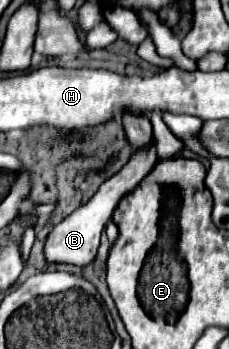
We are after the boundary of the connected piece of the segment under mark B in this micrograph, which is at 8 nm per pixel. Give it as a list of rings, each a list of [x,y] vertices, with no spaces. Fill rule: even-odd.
[[[148,144],[144,148],[138,148],[132,158],[128,160],[126,166],[122,166],[122,170],[118,170],[114,176],[110,176],[108,180],[102,182],[102,186],[98,188],[98,192],[80,208],[76,208],[70,216],[66,216],[58,226],[52,228],[52,232],[46,238],[44,244],[44,258],[48,264],[72,264],[78,268],[86,268],[88,264],[94,262],[98,246],[100,246],[100,232],[104,230],[106,220],[110,220],[116,202],[128,194],[132,188],[138,186],[138,182],[154,168],[154,164],[158,162],[156,156],[156,144]]]

